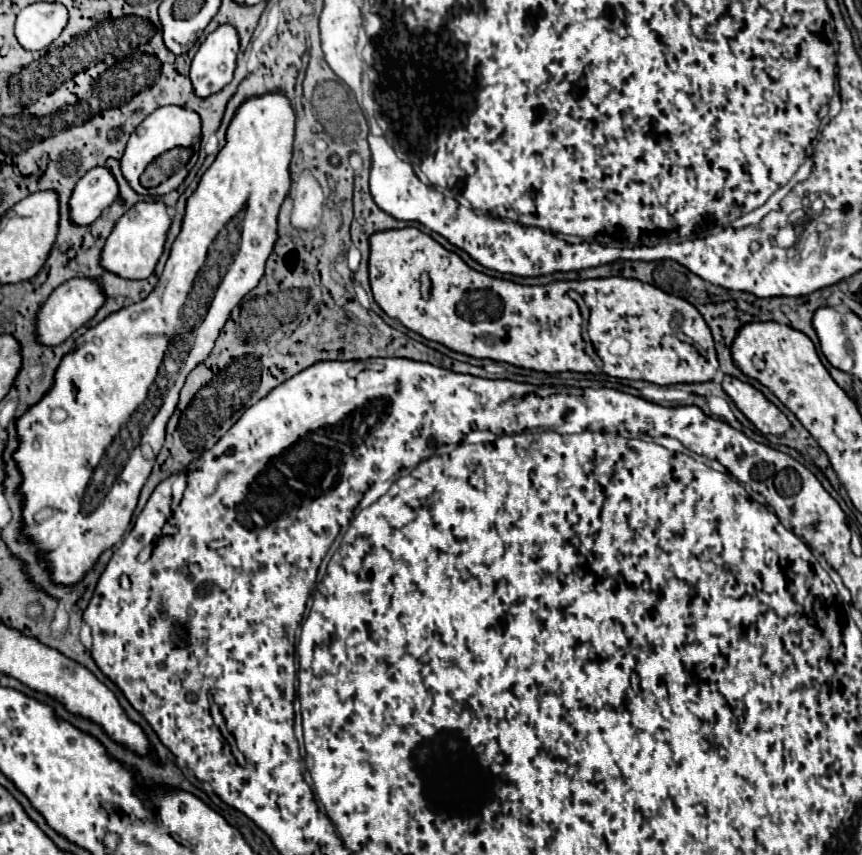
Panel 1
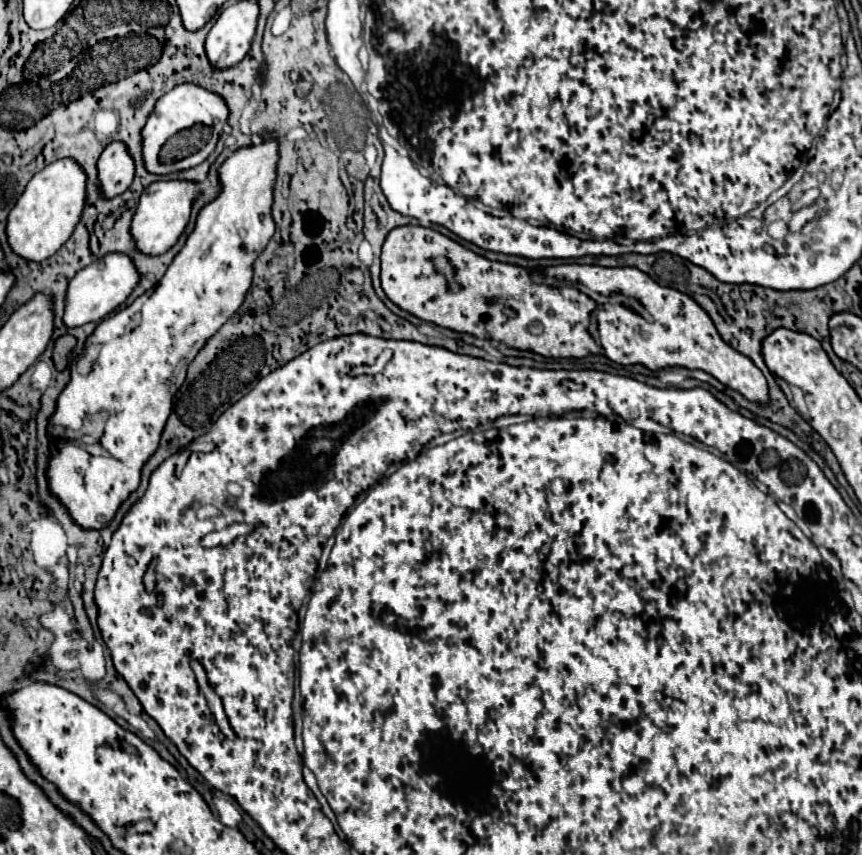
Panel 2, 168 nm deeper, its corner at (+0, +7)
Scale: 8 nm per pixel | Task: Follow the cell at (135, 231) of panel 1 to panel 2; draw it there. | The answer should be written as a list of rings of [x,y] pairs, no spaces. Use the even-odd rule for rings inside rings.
[[[157,181],[151,183],[137,205],[137,211],[131,219],[131,237],[135,241],[137,251],[145,255],[163,255],[167,249],[171,249],[179,235],[183,233],[189,215],[191,215],[191,203],[197,197],[197,185],[189,181]]]

